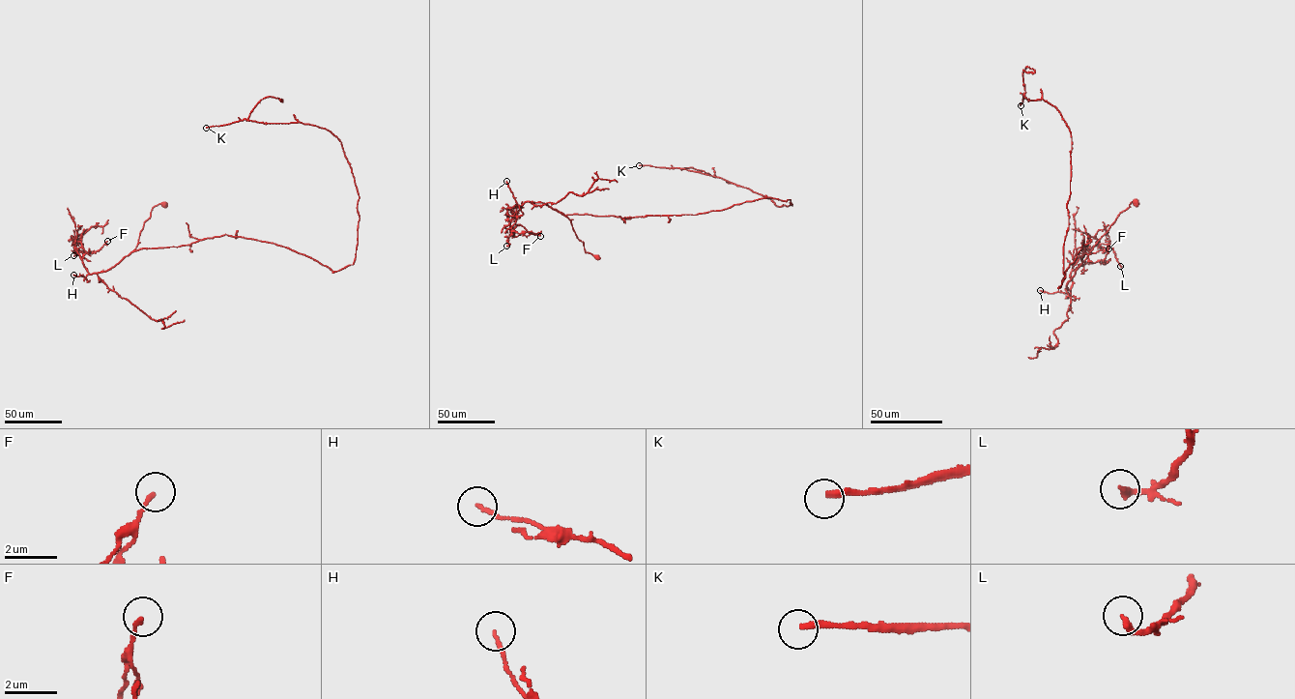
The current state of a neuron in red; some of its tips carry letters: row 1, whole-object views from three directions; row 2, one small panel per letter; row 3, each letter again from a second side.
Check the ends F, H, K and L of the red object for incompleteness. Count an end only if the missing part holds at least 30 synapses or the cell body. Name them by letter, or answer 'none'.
K

